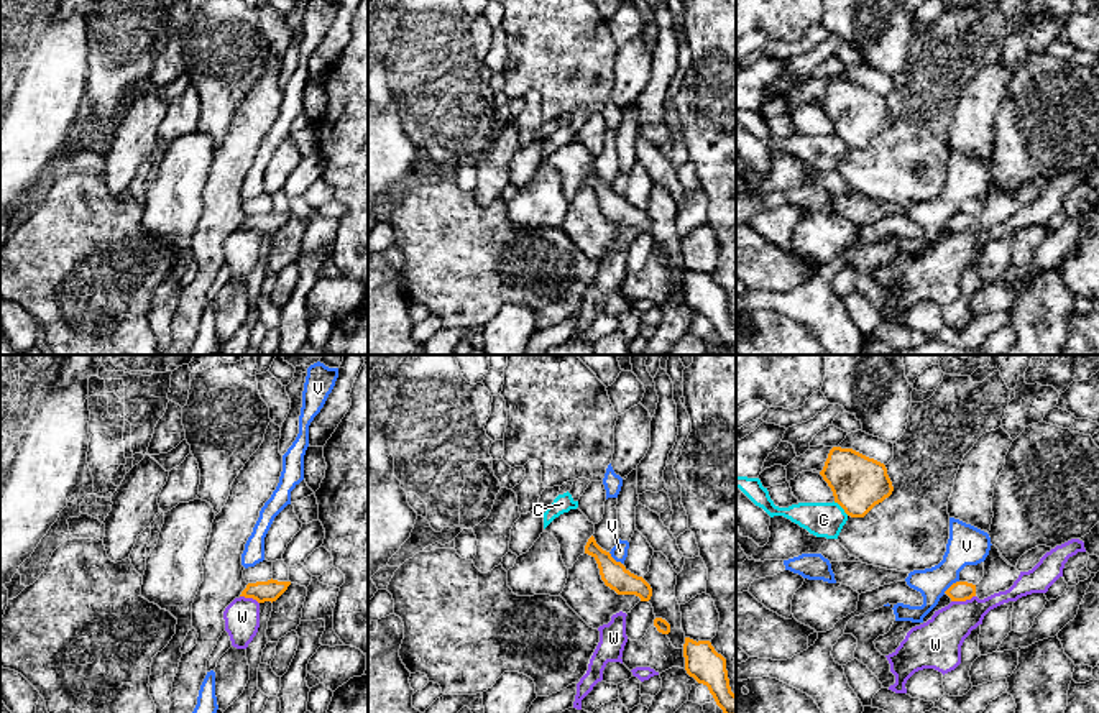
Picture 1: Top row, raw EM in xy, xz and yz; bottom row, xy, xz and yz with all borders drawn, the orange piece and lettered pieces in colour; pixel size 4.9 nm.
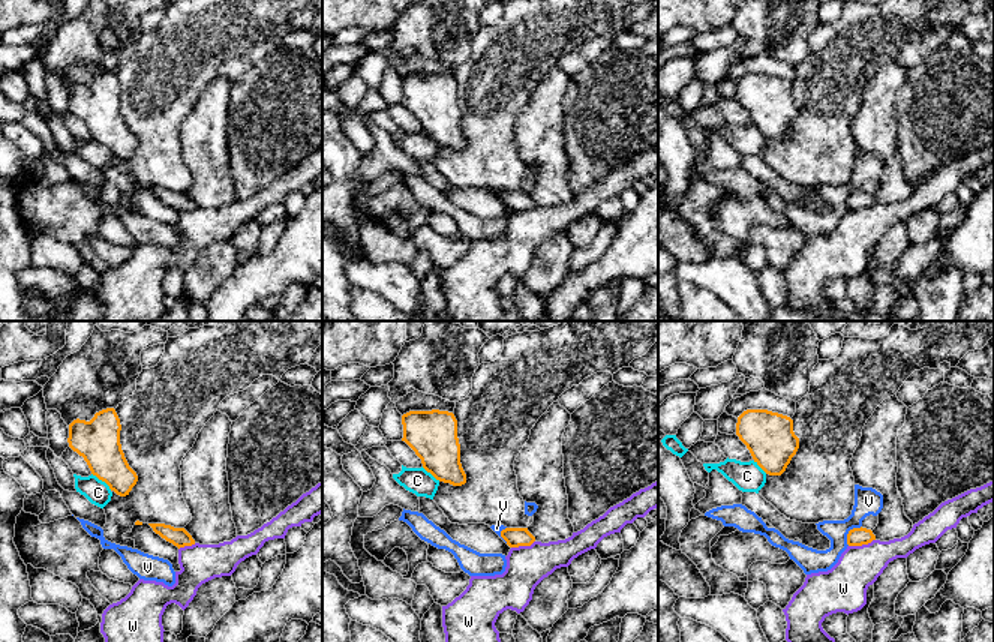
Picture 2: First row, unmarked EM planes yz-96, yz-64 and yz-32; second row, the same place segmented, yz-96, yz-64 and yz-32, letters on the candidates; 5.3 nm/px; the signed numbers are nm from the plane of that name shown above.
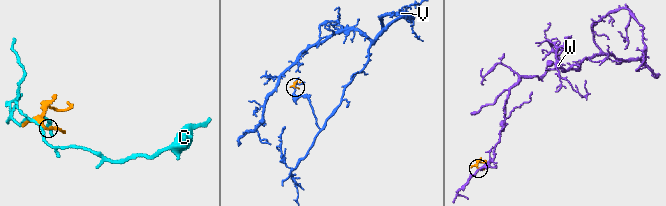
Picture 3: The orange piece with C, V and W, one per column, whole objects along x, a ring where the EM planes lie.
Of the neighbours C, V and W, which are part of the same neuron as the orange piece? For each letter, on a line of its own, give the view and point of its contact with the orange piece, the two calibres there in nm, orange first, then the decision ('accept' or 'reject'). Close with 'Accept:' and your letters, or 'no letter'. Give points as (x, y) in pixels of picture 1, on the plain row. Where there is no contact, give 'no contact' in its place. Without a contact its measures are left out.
C: contact yz (841, 138); calibres 260 and 180 nm; reject
V: contact xz (613, 191); calibres 130 and 80 nm; reject
W: contact yz (963, 232); calibres 100 and 240 nm; reject
Accept: no letter

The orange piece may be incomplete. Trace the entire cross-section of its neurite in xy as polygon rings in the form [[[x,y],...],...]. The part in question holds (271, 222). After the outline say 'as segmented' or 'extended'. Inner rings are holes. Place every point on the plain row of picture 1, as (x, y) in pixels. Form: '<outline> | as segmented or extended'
[[[273,210],[268,214],[248,215],[240,228],[253,230],[258,235],[264,235],[264,233],[273,235],[287,222],[289,217],[291,214],[278,214]]] | as segmented

